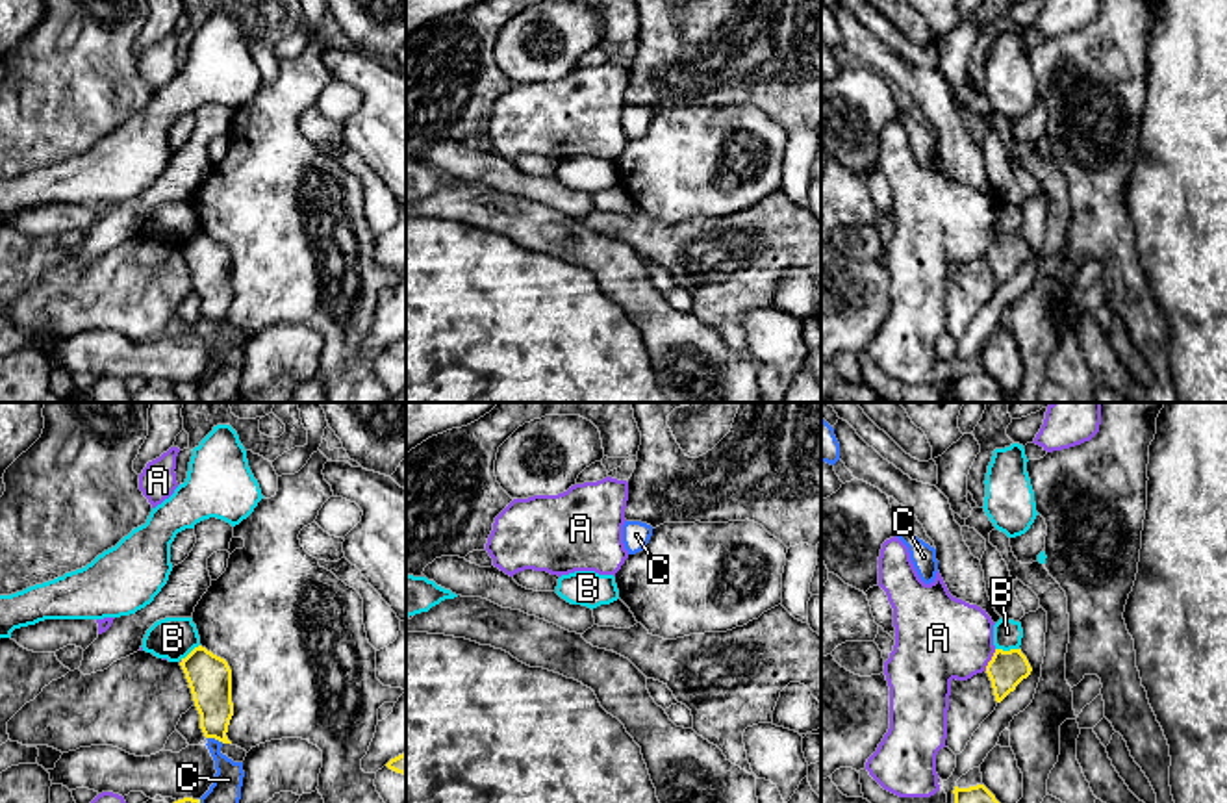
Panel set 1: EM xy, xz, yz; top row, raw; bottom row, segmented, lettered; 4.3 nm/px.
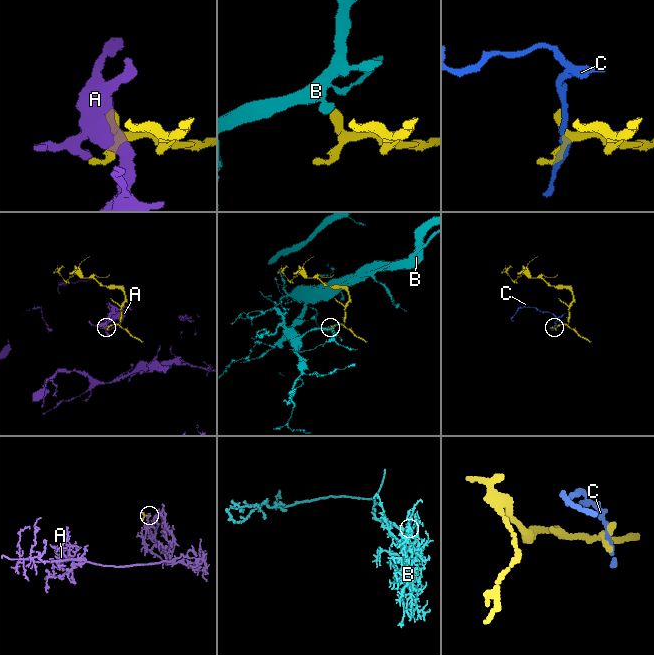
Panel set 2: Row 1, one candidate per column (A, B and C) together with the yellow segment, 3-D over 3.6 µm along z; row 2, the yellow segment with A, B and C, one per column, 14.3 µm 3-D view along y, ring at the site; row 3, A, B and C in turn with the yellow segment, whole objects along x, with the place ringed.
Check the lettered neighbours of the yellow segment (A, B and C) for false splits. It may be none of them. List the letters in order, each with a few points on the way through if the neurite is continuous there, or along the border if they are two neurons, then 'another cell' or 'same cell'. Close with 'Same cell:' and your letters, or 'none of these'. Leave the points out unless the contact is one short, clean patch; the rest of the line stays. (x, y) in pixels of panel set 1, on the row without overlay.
A: another cell
B: border along yz (996, 232), (1018, 234); another cell
C: another cell
Same cell: none of these

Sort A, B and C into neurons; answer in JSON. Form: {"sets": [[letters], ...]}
{"sets": [["A"], ["B"], ["C"]]}

